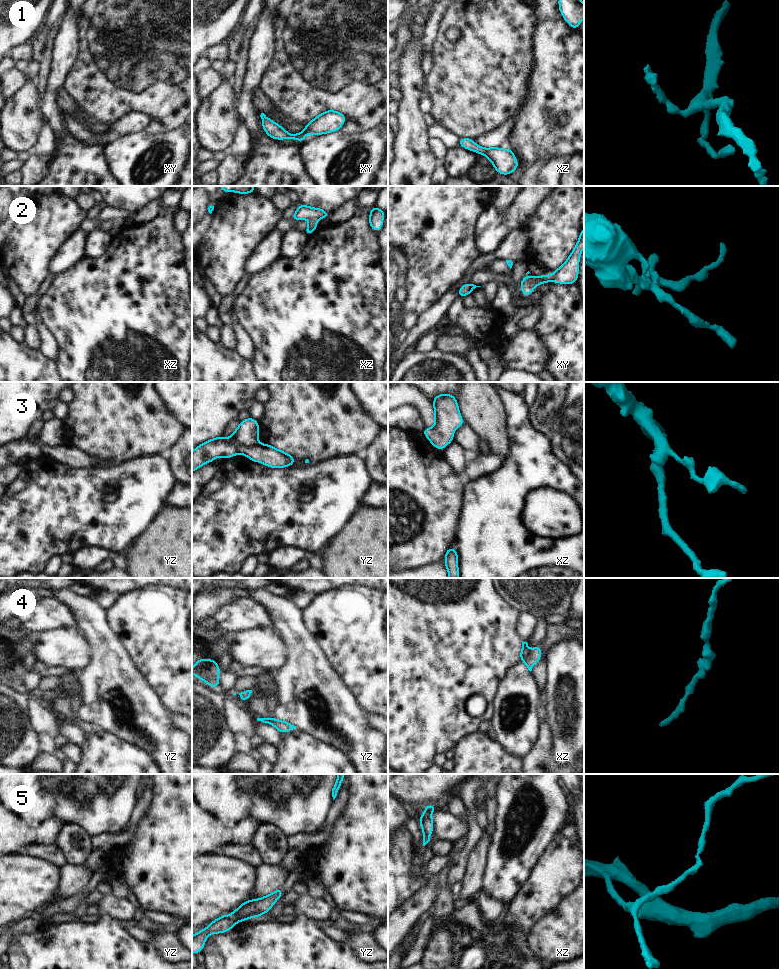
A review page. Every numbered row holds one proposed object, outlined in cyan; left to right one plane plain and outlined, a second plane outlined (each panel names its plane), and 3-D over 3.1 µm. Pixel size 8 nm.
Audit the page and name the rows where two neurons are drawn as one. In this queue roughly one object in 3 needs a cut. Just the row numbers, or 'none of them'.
2, 3

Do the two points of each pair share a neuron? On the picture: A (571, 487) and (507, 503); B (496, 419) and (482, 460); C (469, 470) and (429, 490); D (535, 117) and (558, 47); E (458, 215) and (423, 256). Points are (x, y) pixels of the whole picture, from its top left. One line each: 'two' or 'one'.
A: one
B: two
C: two
D: one
E: one

